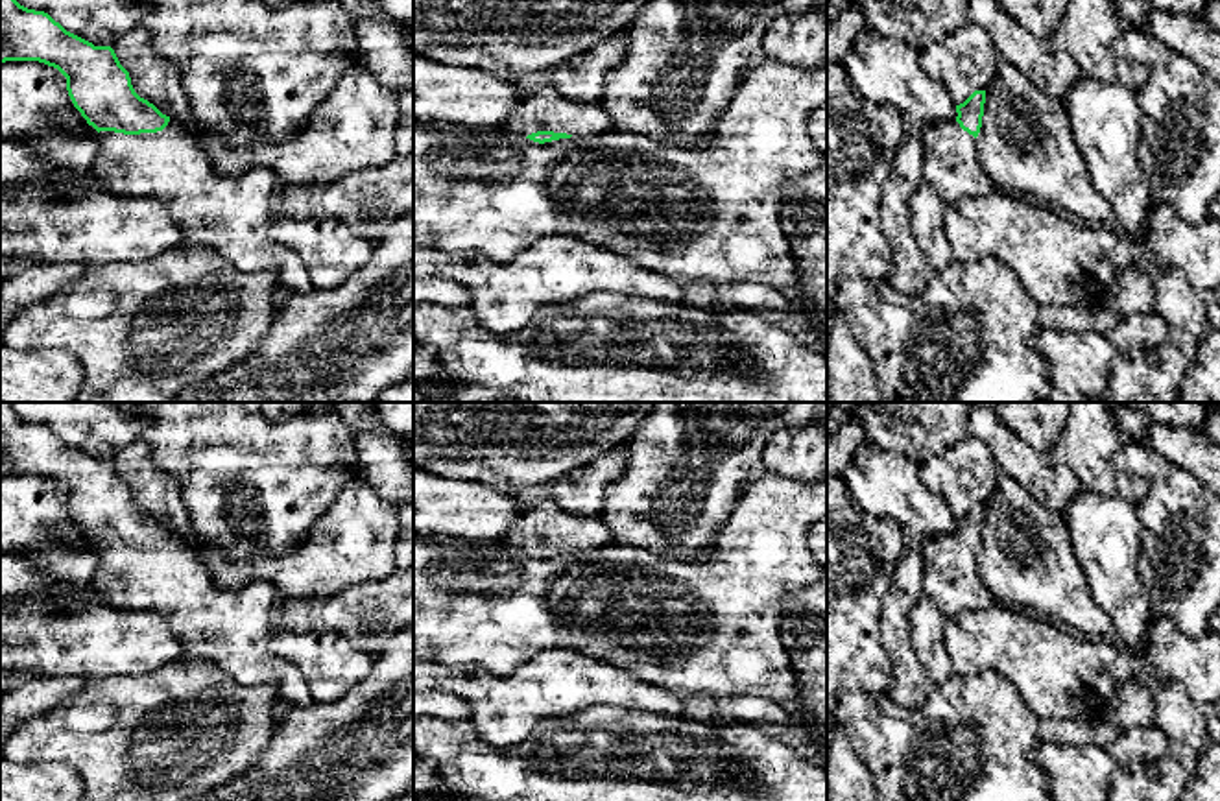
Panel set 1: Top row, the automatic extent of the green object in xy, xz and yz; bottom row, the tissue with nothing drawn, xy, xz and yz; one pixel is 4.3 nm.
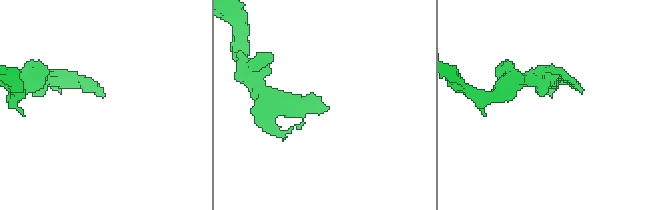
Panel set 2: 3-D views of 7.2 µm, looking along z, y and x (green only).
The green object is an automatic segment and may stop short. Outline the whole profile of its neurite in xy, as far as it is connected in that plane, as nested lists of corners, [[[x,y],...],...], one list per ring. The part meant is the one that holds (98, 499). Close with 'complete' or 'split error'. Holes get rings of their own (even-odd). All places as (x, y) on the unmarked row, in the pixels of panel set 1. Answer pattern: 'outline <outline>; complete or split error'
outline [[[0,402],[0,476],[6,474],[39,474],[66,491],[74,520],[98,544],[98,565],[89,583],[94,598],[127,611],[153,611],[170,626],[185,657],[205,659],[240,685],[273,685],[293,707],[314,701],[301,670],[271,652],[273,611],[281,602],[277,589],[268,581],[218,587],[194,544],[135,506],[111,460],[94,460],[48,426],[20,419],[9,402]]]; split error

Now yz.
outline [[[975,504],[956,519],[952,535],[925,541],[923,594],[928,596],[945,618],[962,611],[986,609],[995,604],[976,568],[976,550],[982,541],[986,504]]]; split error

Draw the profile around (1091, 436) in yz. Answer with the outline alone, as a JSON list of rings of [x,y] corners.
[[[1069,402],[1067,423],[1050,448],[1056,463],[1065,463],[1085,489],[1117,496],[1117,469],[1111,458],[1130,445],[1109,402]]]

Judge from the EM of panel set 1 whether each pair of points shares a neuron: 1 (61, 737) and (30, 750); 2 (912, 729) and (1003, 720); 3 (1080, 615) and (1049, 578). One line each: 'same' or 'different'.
1: same
2: same
3: same

